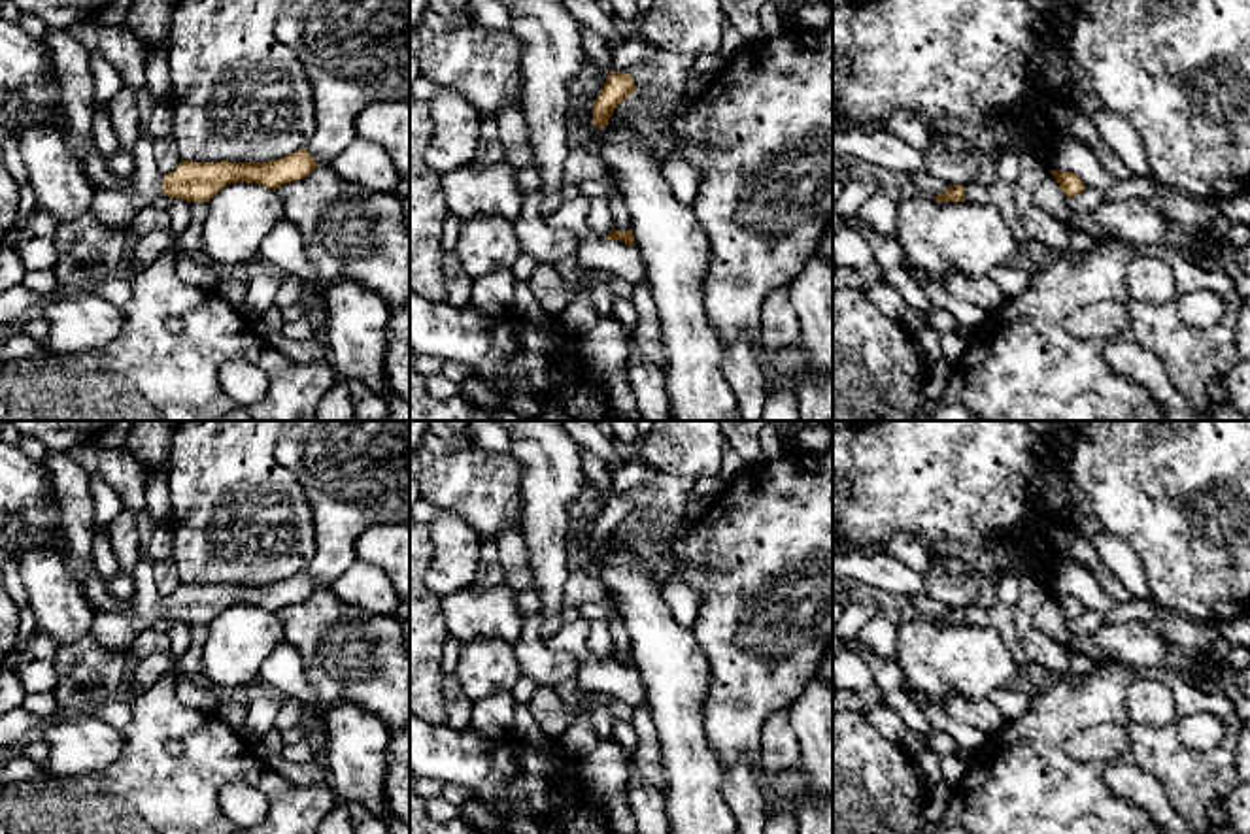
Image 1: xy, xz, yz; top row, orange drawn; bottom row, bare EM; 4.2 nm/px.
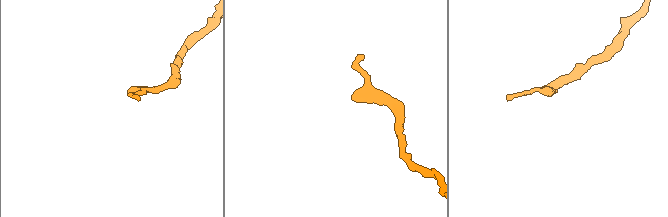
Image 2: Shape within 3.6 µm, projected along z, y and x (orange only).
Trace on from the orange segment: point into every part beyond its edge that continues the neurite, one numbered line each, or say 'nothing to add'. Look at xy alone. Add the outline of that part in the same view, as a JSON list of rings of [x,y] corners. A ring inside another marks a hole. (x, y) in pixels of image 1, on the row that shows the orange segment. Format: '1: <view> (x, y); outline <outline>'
1: xy (114, 208); outline [[[140,130],[140,138],[130,153],[134,158],[132,189],[96,189],[91,206],[91,213],[102,225],[125,232],[140,209],[162,196],[164,183],[164,175],[155,164],[155,140],[145,130]]]

